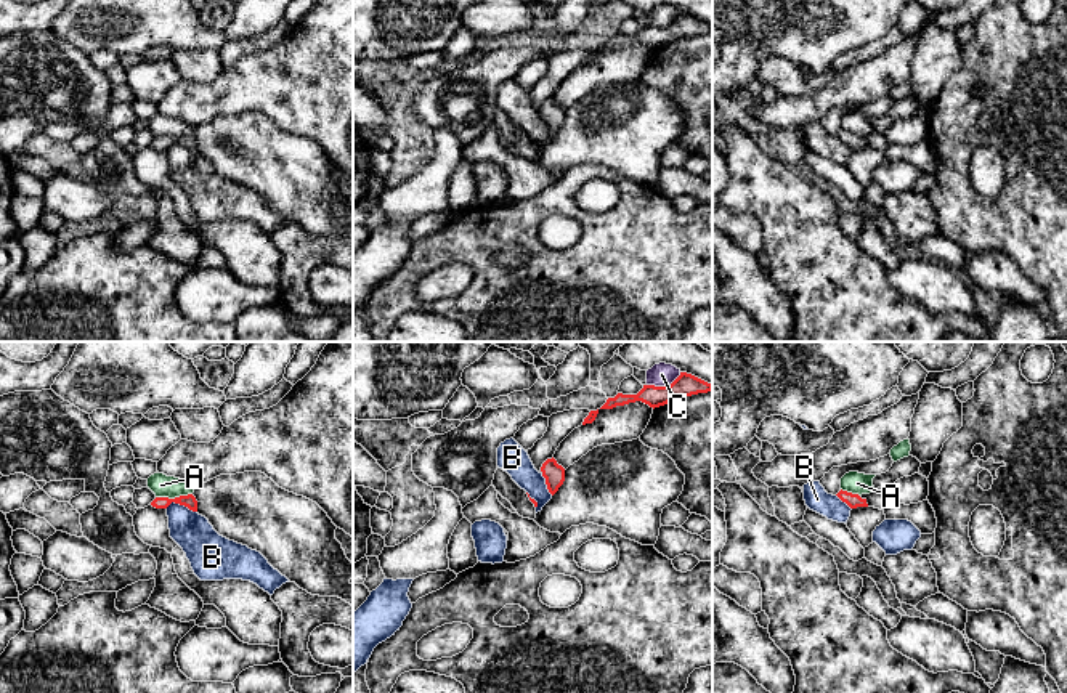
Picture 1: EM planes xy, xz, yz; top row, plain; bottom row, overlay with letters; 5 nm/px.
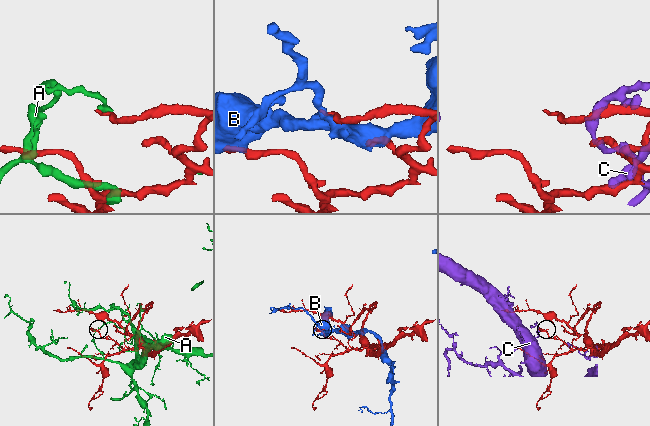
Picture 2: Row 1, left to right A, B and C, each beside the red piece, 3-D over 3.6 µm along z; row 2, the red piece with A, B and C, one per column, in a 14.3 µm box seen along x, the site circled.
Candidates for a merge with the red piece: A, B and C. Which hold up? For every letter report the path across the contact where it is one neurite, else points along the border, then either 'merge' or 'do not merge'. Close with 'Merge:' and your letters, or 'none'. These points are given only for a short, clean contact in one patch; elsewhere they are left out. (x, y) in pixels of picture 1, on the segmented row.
A: do not merge
B: do not merge
C: do not merge
Merge: none

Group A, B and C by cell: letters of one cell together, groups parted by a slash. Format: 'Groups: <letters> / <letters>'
Groups: A / B / C

